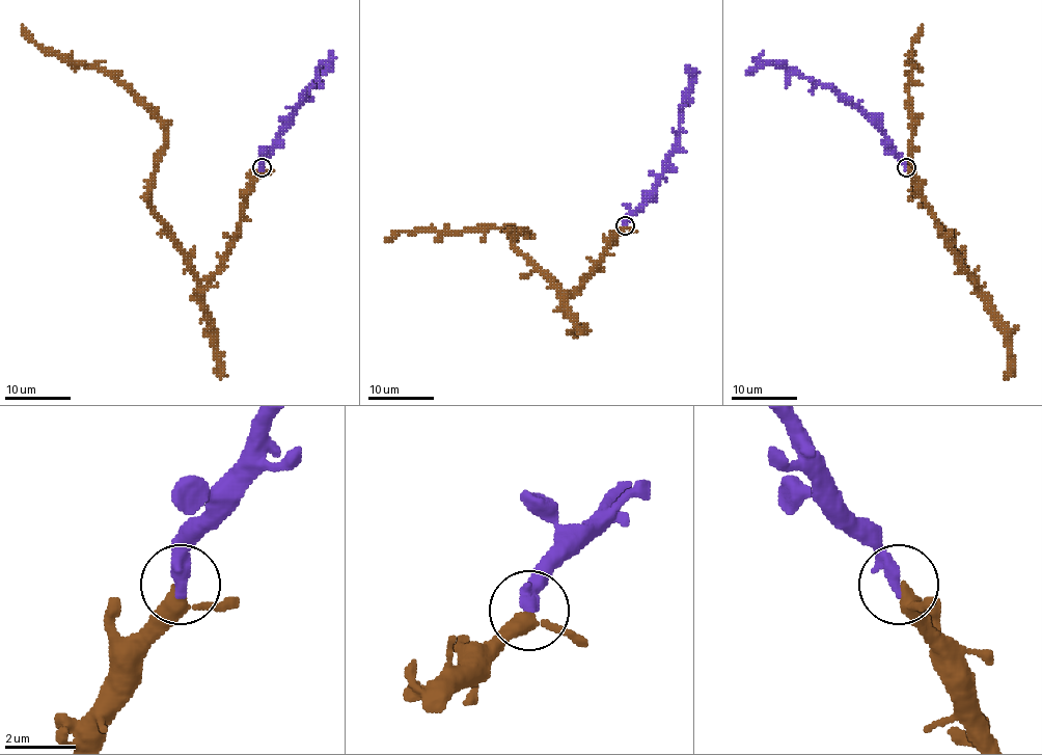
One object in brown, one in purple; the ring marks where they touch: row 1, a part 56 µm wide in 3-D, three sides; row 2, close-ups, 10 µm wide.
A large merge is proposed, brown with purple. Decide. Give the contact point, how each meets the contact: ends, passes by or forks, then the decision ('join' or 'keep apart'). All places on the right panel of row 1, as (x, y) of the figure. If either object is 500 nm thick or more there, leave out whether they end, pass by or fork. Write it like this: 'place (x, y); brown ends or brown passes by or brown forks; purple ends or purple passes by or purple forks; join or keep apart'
place (906, 167); brown passes by; purple ends; join

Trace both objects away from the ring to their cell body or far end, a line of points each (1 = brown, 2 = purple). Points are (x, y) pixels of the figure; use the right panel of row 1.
1: (907, 167), (935, 227), (976, 281), (917, 188), (911, 161), (911, 44), (921, 25)
2: (906, 167), (890, 141), (831, 86), (815, 85), (795, 72), (769, 63), (756, 66), (747, 75)

